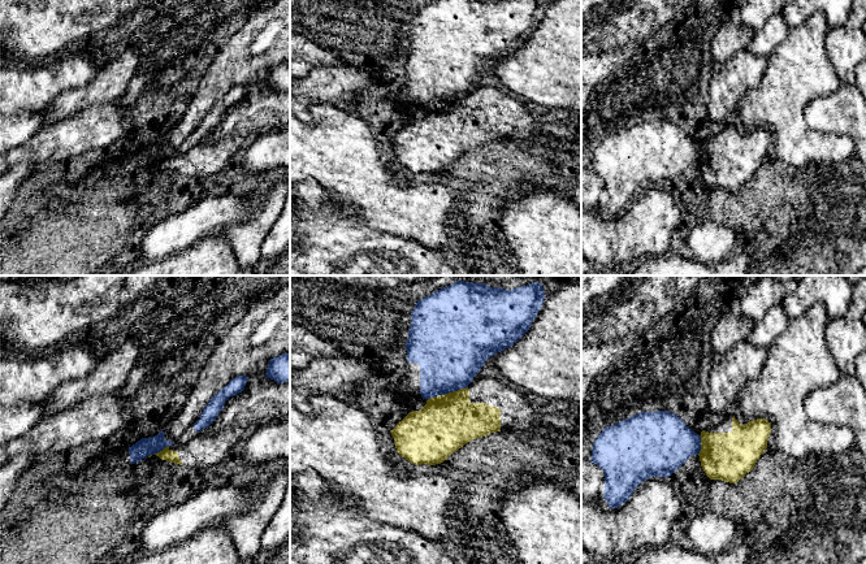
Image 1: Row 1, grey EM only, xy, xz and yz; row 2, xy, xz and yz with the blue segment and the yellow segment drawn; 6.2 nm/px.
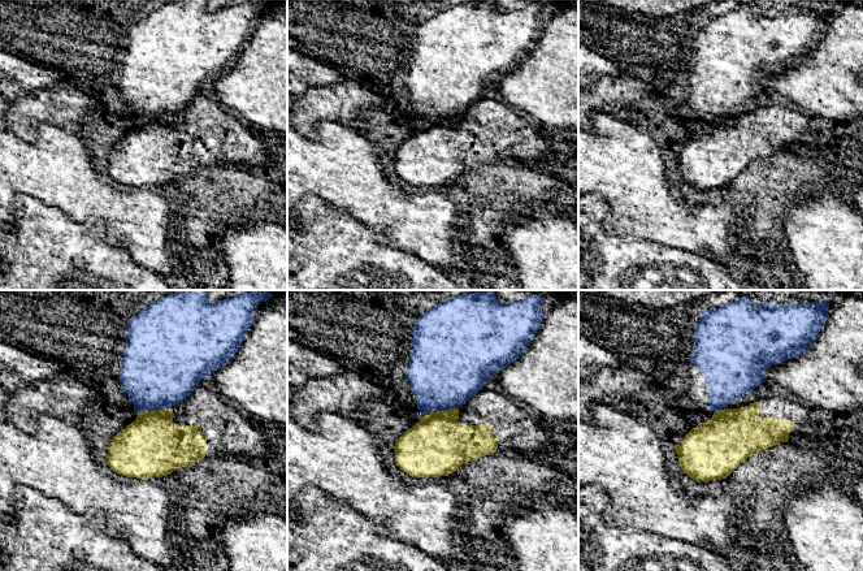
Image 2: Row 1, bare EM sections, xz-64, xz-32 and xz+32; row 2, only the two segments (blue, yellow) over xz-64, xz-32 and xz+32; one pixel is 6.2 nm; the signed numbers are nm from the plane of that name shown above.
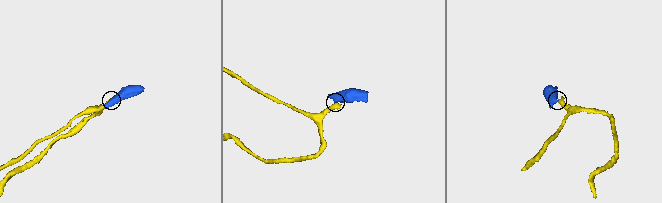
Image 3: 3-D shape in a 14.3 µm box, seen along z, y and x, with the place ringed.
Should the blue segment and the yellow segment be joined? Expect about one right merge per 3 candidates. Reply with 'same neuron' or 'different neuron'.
different neuron

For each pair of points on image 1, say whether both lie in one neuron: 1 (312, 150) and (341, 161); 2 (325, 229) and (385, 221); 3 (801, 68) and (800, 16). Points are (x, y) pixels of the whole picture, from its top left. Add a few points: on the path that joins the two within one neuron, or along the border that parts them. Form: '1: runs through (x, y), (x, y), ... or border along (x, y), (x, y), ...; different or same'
1: runs through (319, 150), (329, 150), (334, 155); same
2: border along (340, 212), (349, 209), (373, 228), (397, 235); different
3: border along (814, 13), (802, 24), (791, 29); different

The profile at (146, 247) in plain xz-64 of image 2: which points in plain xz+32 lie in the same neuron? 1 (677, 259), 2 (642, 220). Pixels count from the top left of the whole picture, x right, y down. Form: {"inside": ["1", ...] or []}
{"inside": ["2"]}

